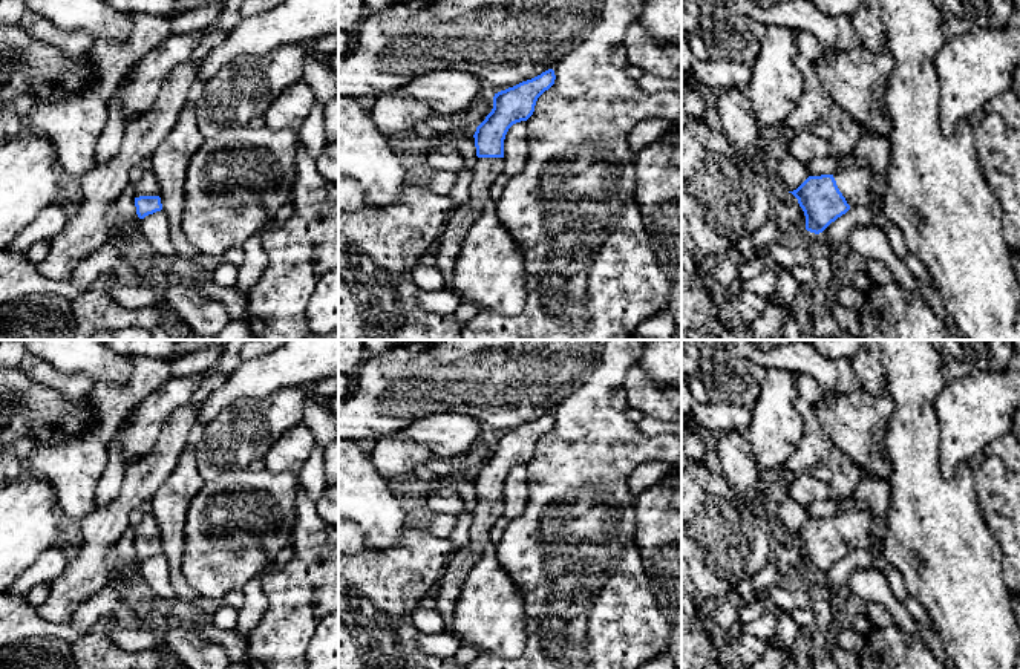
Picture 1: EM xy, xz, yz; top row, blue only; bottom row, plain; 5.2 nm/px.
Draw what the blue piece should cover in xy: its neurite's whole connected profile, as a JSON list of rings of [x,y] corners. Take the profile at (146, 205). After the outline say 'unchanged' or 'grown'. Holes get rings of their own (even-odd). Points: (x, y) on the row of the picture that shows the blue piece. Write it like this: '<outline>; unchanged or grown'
[[[144,170],[141,179],[132,187],[139,219],[162,210],[161,190],[152,170]]]; grown

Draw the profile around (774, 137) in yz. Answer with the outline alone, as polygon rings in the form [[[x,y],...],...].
[[[772,126],[764,129],[761,136],[766,148],[770,152],[783,148],[787,133],[786,126]]]

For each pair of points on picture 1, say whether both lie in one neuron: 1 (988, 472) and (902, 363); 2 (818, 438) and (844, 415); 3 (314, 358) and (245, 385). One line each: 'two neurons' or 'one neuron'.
1: two neurons
2: two neurons
3: one neuron

